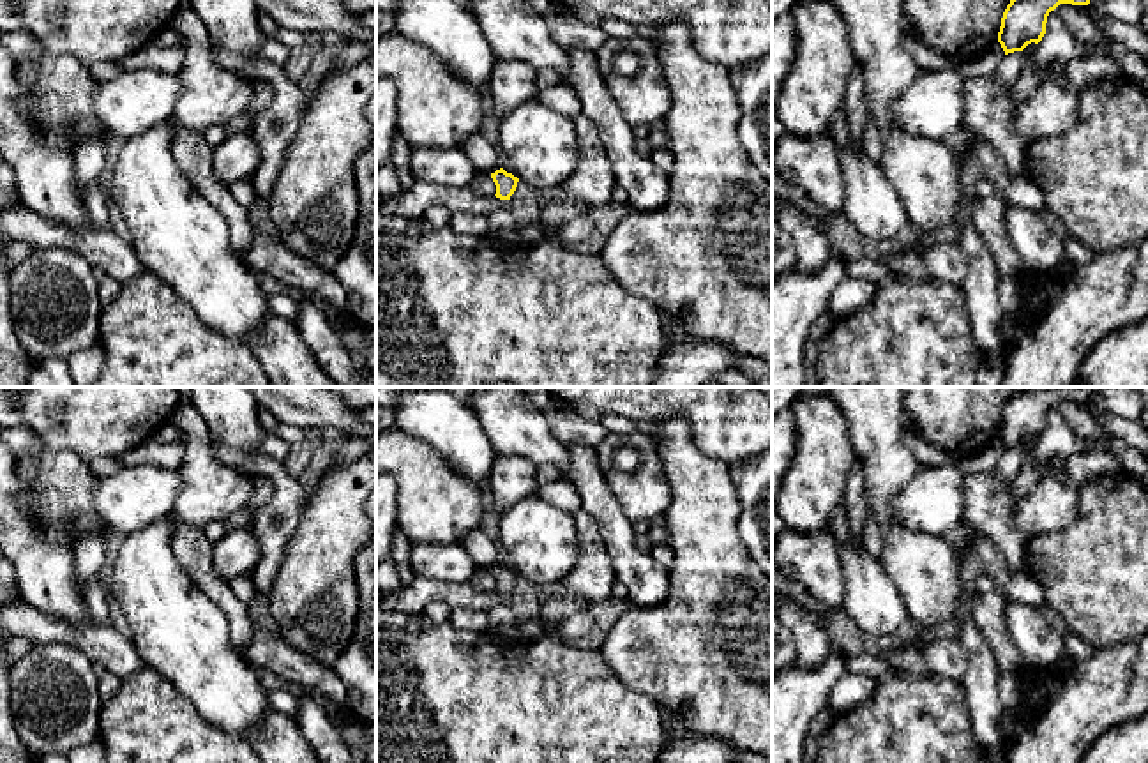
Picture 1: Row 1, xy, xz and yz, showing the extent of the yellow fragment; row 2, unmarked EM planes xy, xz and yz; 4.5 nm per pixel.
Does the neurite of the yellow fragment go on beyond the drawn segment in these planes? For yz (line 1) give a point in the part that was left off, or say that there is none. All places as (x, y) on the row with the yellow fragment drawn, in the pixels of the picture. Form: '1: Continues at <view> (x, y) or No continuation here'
1: No continuation here

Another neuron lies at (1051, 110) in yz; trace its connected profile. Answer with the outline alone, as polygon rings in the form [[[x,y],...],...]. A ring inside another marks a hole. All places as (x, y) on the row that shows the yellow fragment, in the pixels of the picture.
[[[1044,76],[1016,111],[1016,129],[1024,143],[1070,132],[1079,117],[1079,94],[1053,76]]]

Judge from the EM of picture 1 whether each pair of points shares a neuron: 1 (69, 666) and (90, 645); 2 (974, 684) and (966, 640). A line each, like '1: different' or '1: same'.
1: different
2: same

